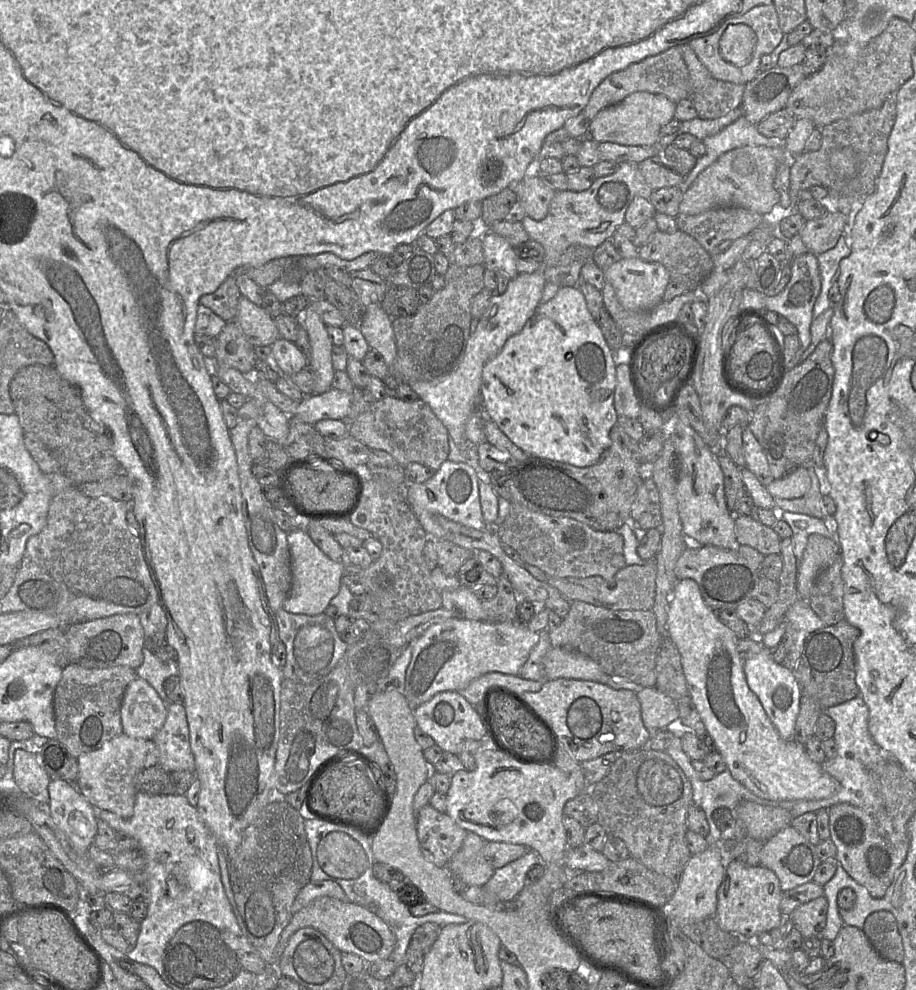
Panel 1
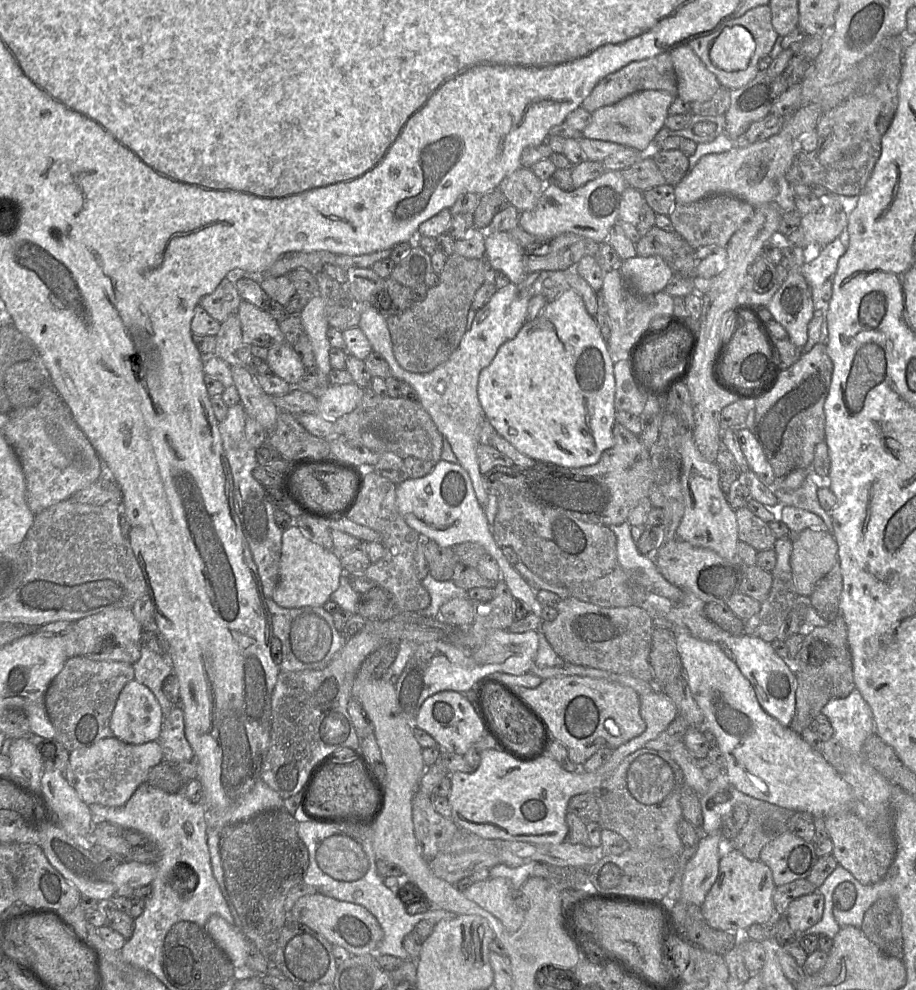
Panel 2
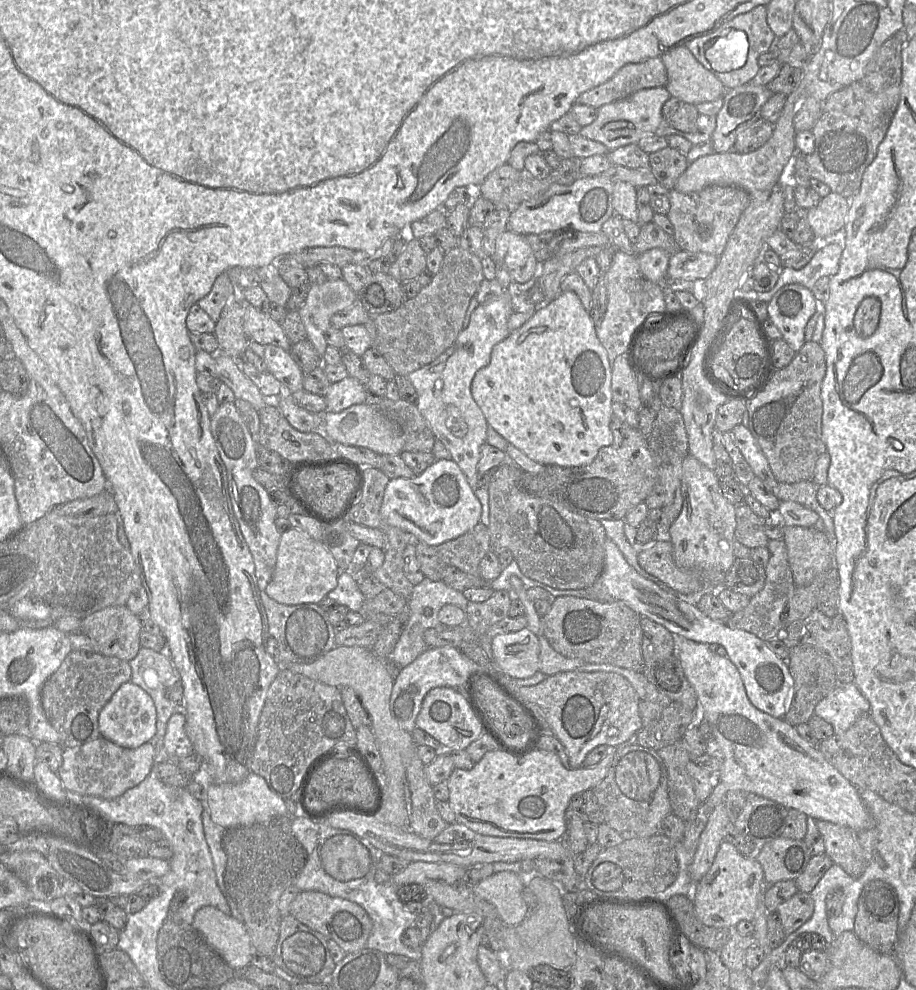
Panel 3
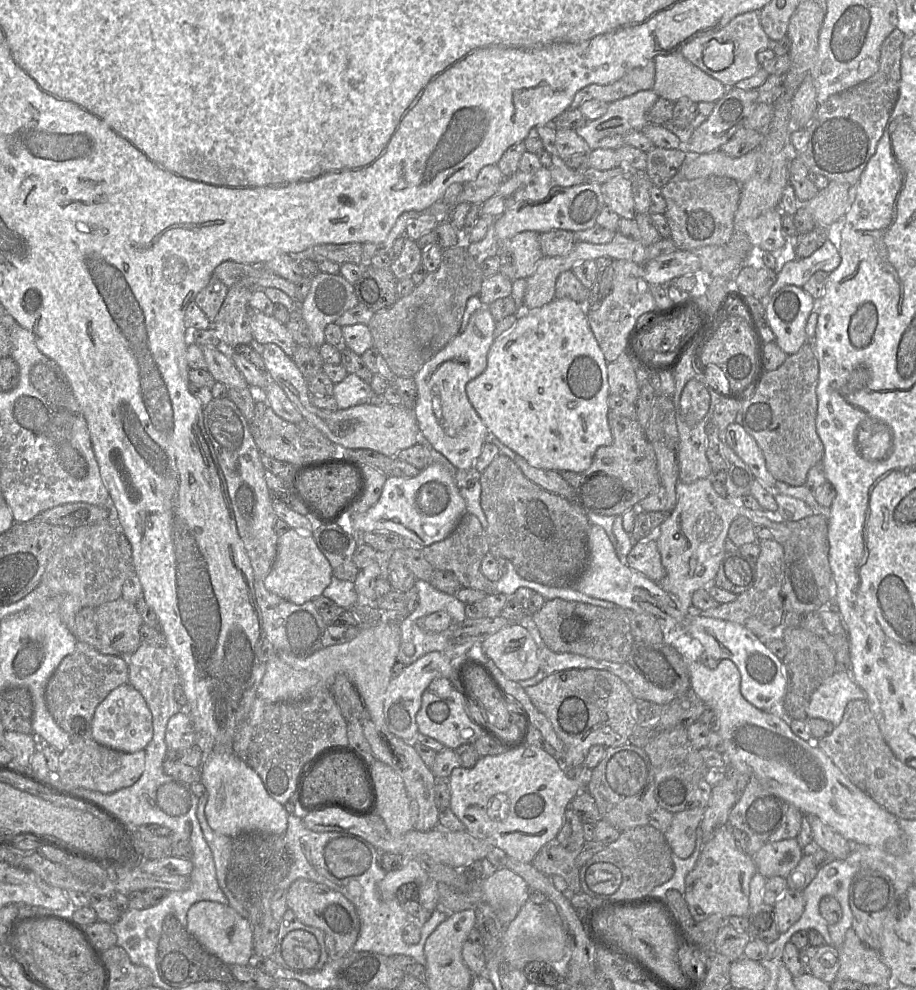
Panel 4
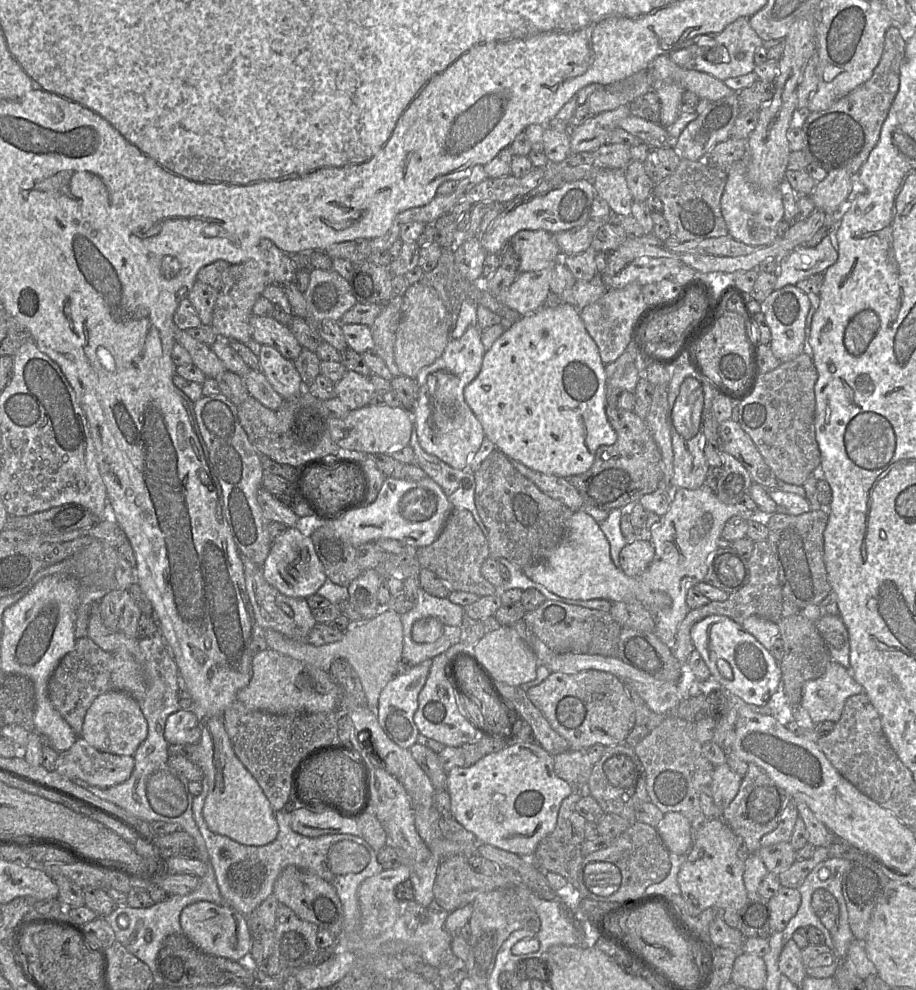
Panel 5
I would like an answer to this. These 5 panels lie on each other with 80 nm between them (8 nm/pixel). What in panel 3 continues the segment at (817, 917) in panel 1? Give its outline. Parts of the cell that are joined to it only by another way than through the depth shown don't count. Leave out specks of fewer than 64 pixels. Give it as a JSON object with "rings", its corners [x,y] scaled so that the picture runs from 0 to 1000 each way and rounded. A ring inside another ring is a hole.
{"rings":[[[871,900],[850,914],[847,919],[858,944],[881,931],[889,920],[889,910],[883,902]]]}

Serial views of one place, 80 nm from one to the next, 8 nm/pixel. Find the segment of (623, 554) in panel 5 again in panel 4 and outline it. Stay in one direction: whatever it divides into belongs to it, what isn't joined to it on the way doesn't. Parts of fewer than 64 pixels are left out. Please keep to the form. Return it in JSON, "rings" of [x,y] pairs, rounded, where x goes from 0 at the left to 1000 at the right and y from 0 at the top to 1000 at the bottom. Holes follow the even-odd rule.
{"rings":[[[714,544],[694,547],[686,559],[682,569],[689,575],[717,589],[727,581],[726,574],[722,568],[722,561]]]}

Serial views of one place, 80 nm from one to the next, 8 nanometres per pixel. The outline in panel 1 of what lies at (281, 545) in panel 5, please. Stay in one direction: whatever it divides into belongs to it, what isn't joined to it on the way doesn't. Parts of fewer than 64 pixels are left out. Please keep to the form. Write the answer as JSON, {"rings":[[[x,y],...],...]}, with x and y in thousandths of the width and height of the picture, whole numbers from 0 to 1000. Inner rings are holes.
{"rings":[[[328,530],[313,539],[313,546],[318,561],[319,592],[309,615],[321,620],[354,619],[371,596],[377,581],[373,569],[359,564]]]}

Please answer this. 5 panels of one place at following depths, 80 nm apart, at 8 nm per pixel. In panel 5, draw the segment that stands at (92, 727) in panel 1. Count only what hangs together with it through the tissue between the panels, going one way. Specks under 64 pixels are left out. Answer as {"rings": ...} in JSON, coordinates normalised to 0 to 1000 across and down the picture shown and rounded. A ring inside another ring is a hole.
{"rings":[[[98,644],[83,645],[81,656],[71,662],[52,689],[56,710],[87,744],[93,721],[104,705],[121,697],[120,682],[123,663],[112,658]]]}

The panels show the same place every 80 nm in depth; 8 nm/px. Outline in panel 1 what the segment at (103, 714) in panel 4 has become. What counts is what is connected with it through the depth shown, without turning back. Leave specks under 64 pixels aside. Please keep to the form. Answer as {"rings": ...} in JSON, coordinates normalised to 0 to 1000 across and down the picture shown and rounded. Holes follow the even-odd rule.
{"rings":[[[150,684],[135,699],[131,720],[134,741],[166,747],[180,729],[182,713],[160,688]]]}

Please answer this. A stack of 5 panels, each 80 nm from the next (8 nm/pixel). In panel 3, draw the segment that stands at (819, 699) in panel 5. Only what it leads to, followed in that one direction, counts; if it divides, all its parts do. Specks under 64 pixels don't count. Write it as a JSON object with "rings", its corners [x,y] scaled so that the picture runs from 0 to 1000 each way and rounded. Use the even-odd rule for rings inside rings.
{"rings":[[[932,689],[914,692],[889,716],[889,722],[903,728],[910,736],[910,741],[926,737],[943,721],[950,720],[950,711]]]}

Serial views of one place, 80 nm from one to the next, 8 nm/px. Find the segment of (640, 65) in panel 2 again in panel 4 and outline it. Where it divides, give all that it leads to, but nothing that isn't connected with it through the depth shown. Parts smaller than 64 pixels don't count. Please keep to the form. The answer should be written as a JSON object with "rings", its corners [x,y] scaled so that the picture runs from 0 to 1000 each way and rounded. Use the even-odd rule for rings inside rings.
{"rings":[[[706,65],[686,72],[676,81],[666,85],[644,85],[629,93],[621,110],[631,109],[641,101],[656,101],[667,104],[700,91],[710,91],[715,83],[715,65]]]}

